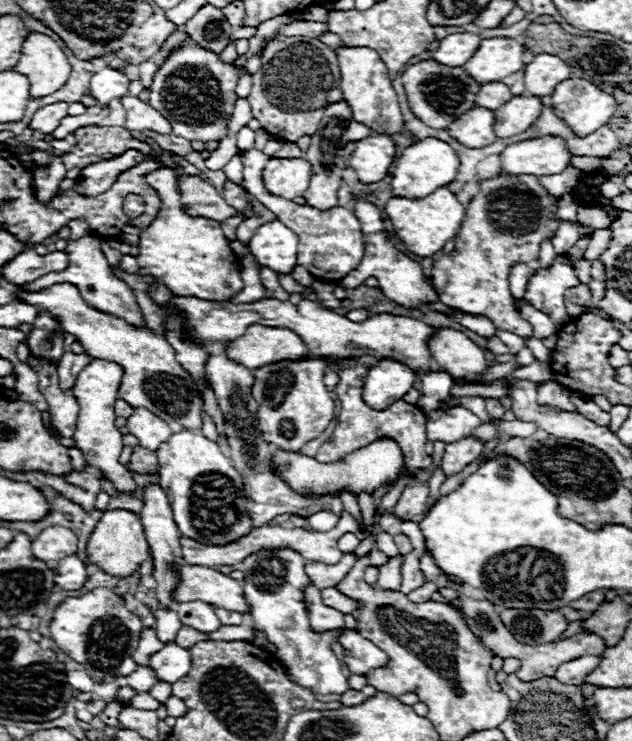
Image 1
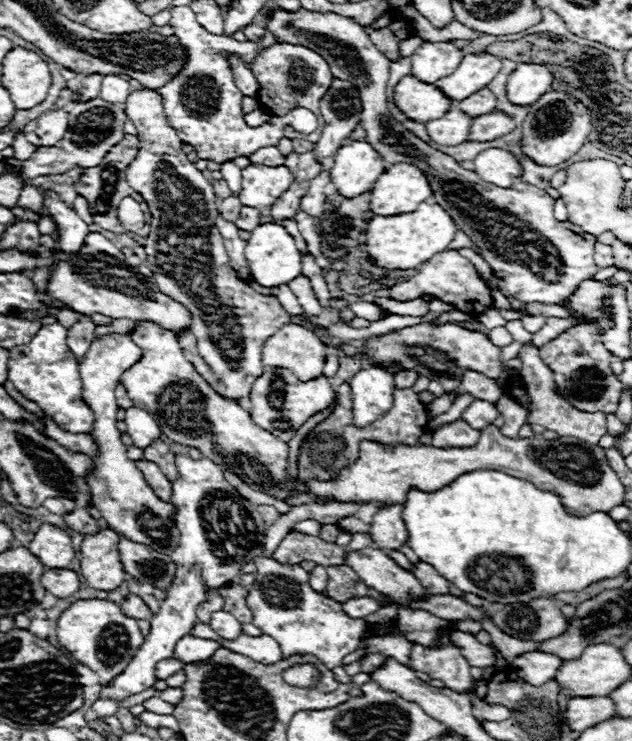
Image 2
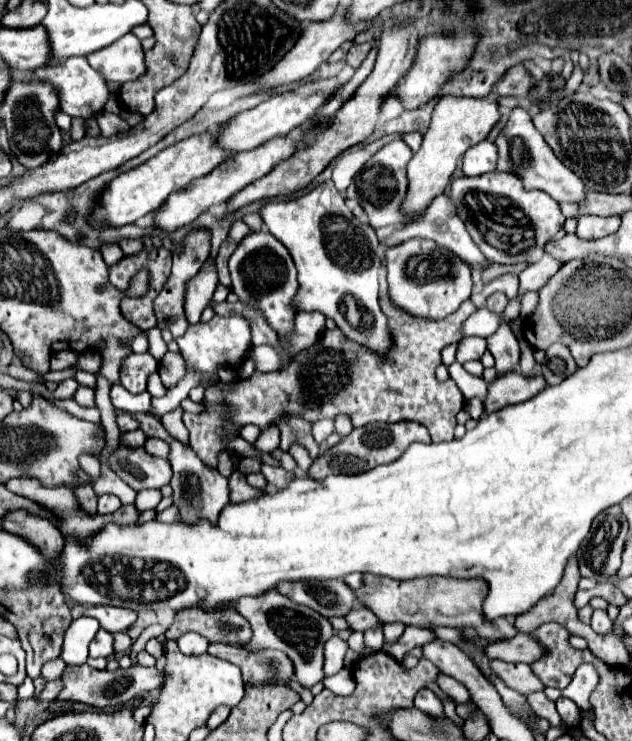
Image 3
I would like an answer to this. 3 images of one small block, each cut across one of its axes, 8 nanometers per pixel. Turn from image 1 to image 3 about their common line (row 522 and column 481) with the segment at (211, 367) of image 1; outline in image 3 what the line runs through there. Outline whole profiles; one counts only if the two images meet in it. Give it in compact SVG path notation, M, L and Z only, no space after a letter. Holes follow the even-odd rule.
M444 192L442 196L436 196L432 200L432 204L426 208L424 212L424 218L418 220L418 222L412 222L404 228L398 228L394 230L390 236L386 236L382 240L384 246L396 246L408 238L430 238L434 240L436 244L440 244L440 248L448 248L450 252L456 252L456 256L460 256L462 260L466 260L470 266L478 264L480 268L486 268L486 260L484 260L484 254L480 252L480 248L476 248L476 244L472 242L472 238L468 236L466 228L464 228L464 222L456 216L456 204L452 202L452 198L448 196L448 192Z

